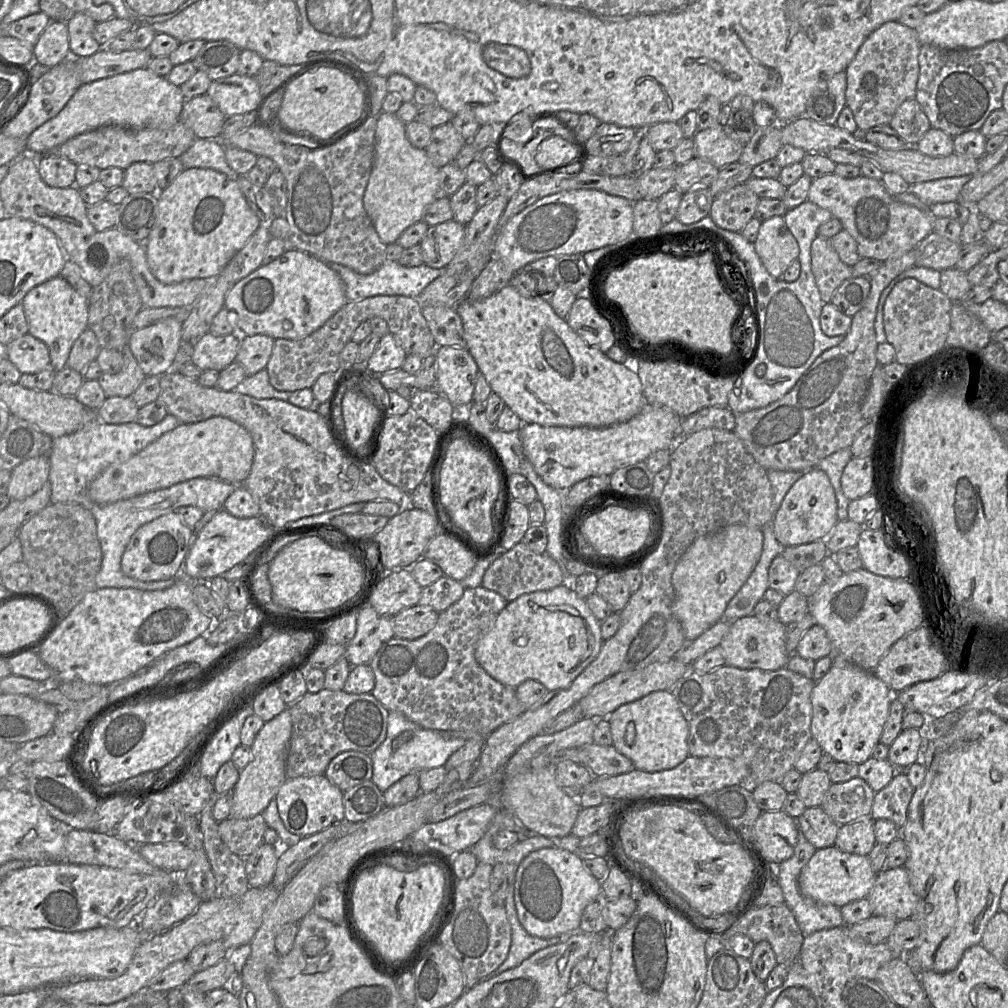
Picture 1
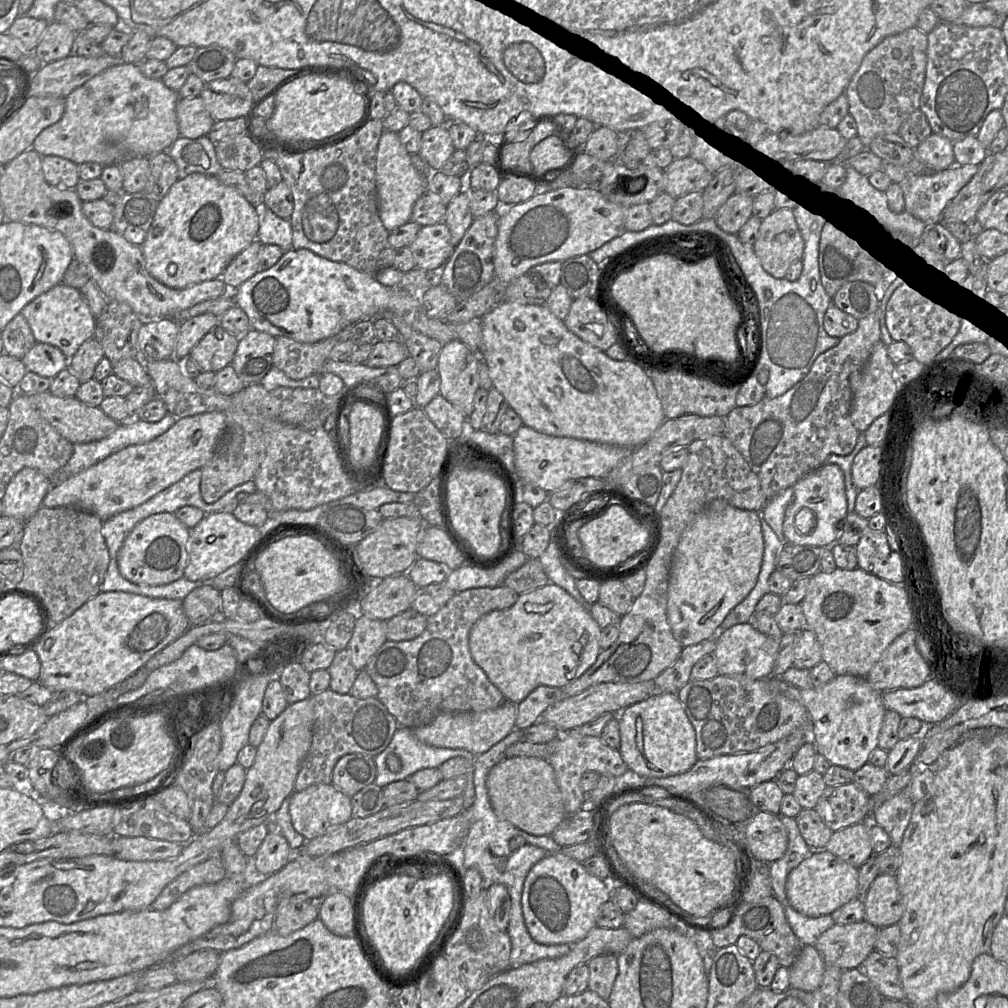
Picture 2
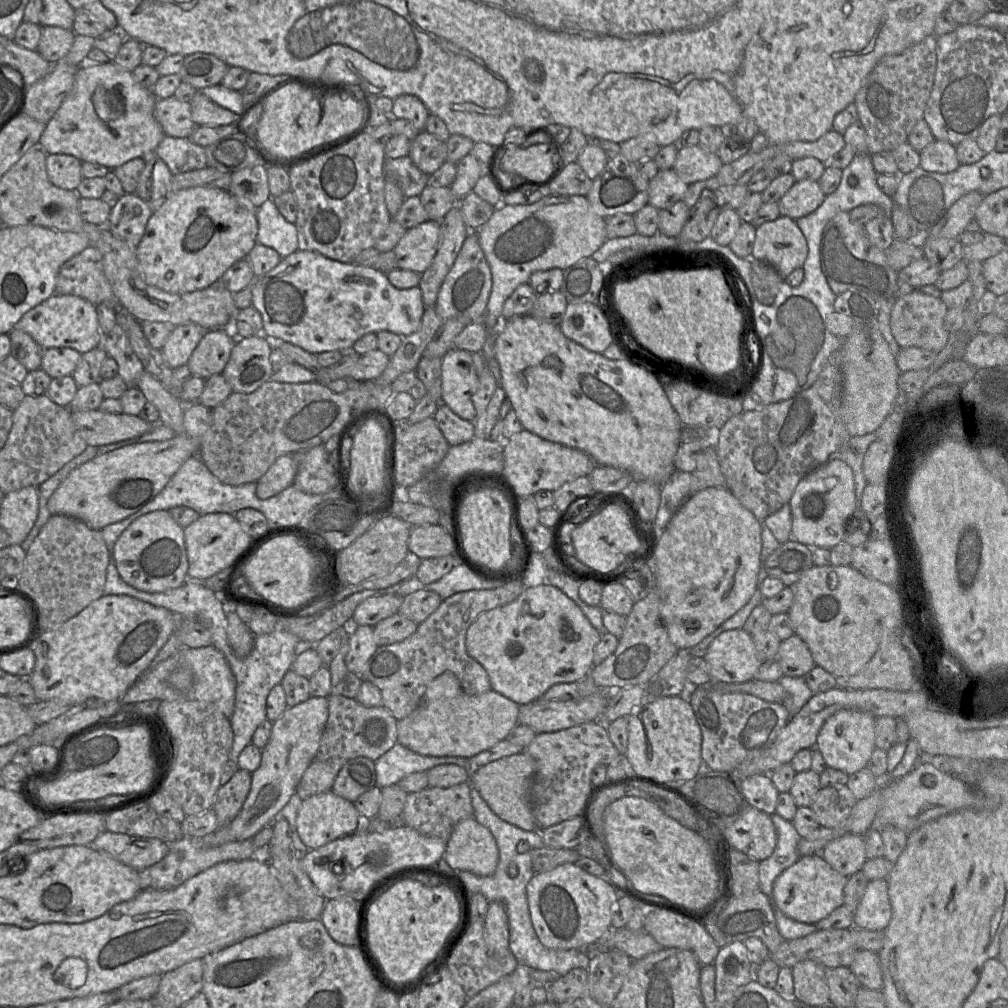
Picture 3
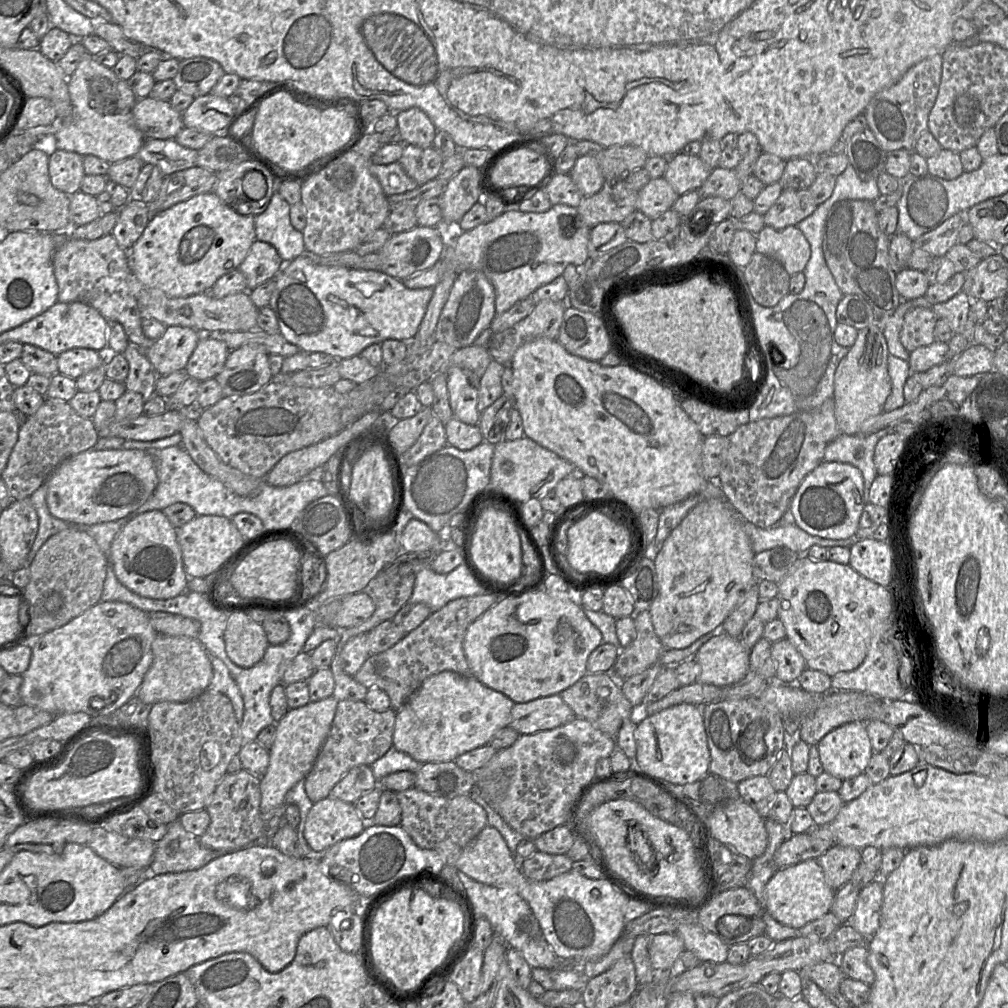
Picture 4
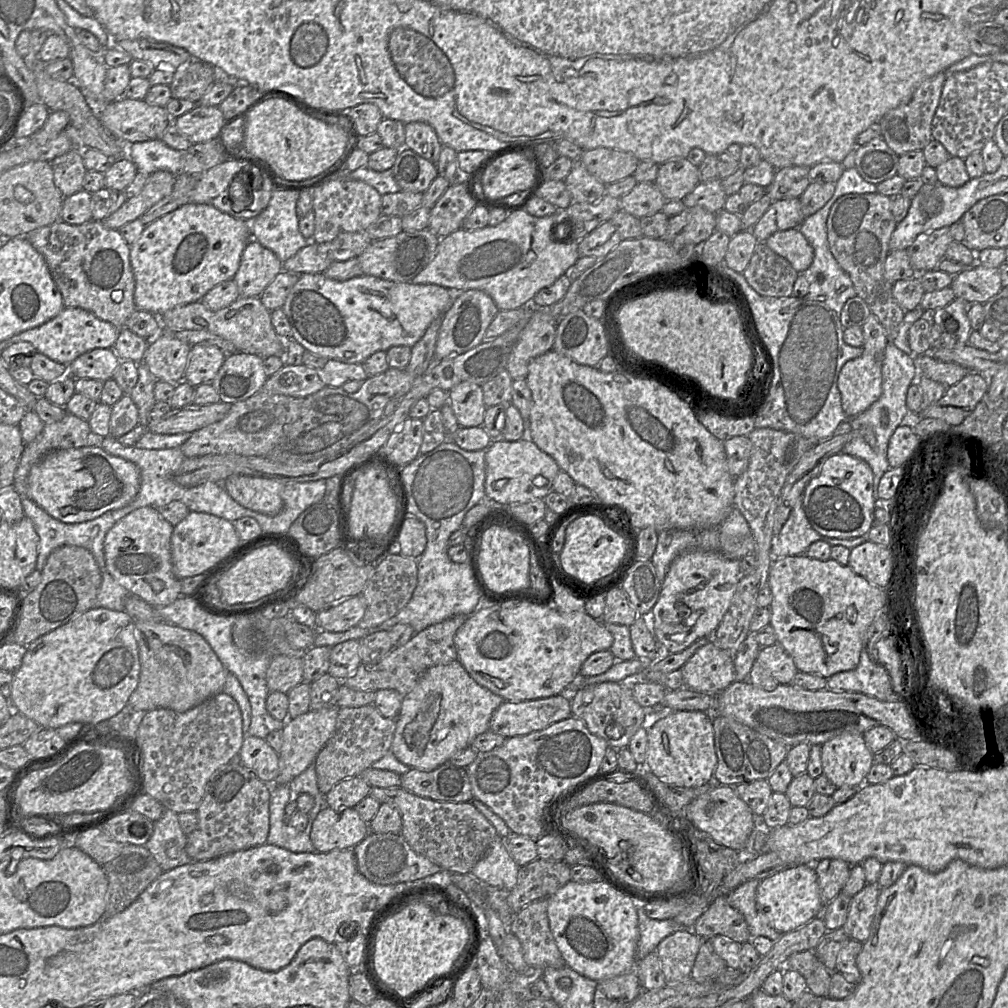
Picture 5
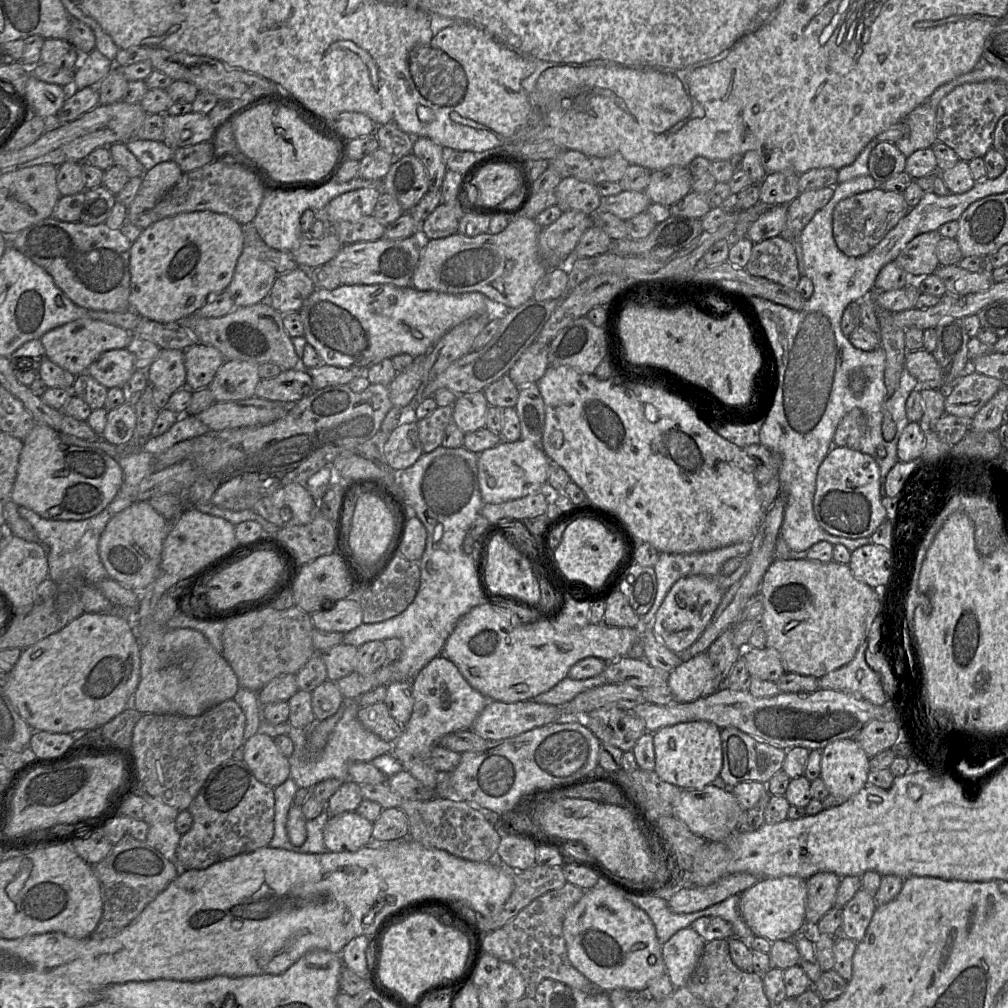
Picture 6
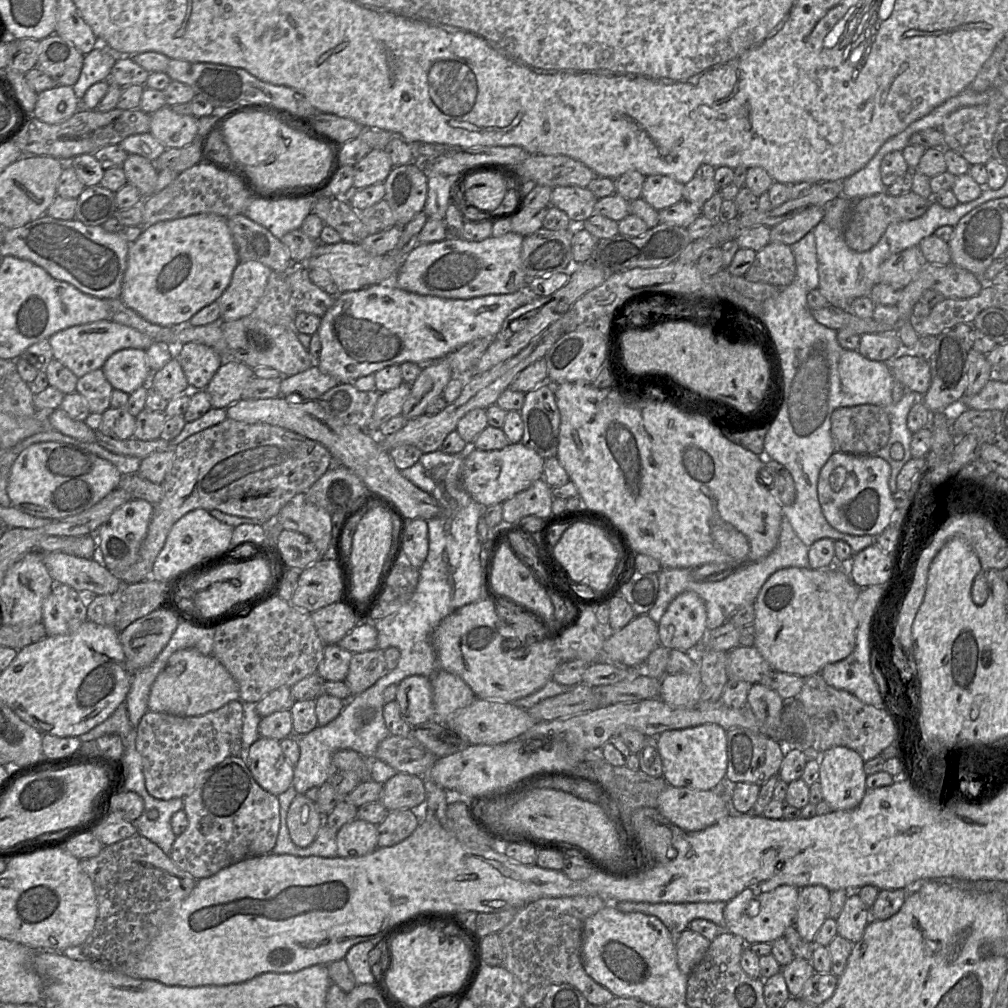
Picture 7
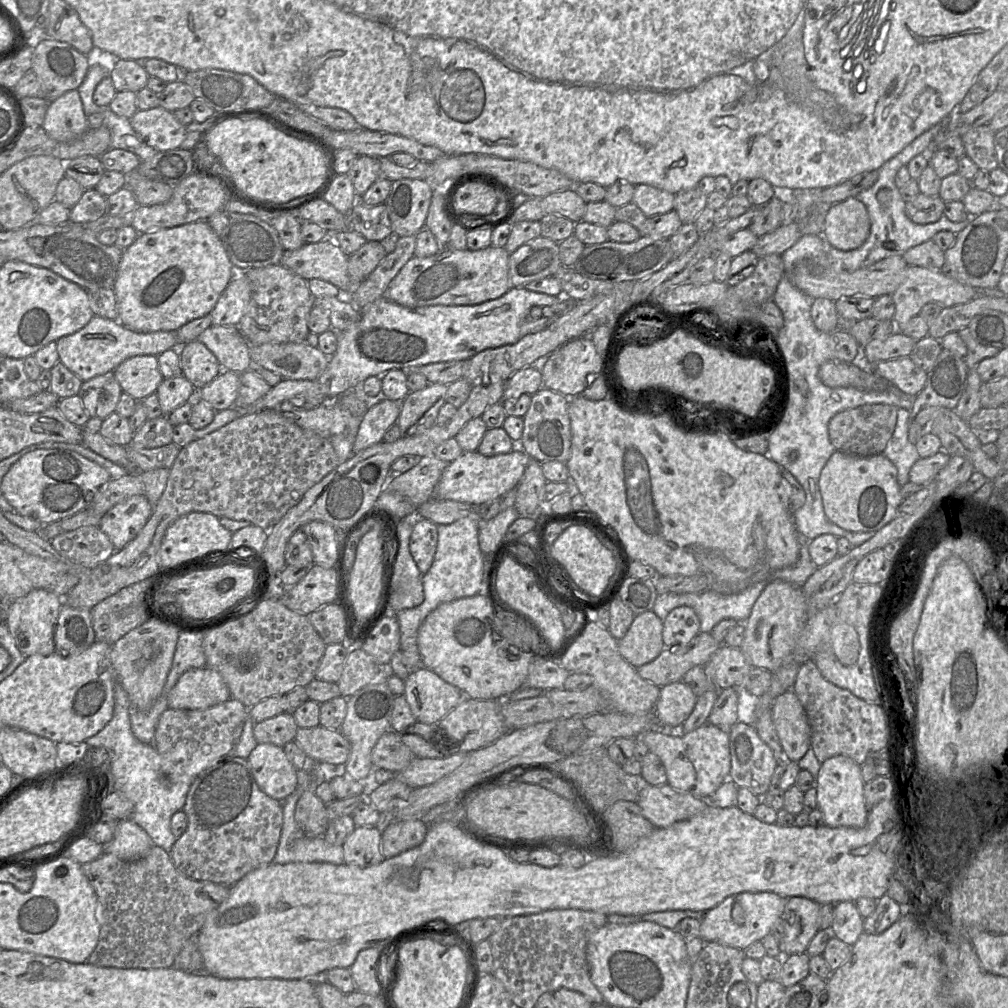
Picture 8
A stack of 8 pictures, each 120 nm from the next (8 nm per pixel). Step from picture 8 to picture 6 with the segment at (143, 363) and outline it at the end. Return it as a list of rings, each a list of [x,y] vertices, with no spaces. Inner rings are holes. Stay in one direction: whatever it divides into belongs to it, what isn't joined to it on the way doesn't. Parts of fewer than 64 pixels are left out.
[[[127,349],[105,351],[87,369],[87,373],[103,386],[122,387],[135,371],[134,355]]]

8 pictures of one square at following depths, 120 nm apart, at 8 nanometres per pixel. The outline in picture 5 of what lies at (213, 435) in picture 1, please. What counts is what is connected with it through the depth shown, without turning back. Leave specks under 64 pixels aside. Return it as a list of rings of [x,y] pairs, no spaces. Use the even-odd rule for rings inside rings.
[[[86,446],[56,450],[43,457],[30,470],[26,496],[53,518],[75,524],[126,506],[139,487],[140,470],[133,462],[109,454],[102,446]]]

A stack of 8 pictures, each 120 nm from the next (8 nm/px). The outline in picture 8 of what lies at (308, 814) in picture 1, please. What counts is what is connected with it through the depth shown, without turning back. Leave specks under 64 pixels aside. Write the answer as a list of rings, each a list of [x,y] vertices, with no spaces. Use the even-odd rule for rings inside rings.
[[[357,826],[342,848],[344,861],[350,865],[368,867],[385,859],[381,853],[381,830],[377,826]]]

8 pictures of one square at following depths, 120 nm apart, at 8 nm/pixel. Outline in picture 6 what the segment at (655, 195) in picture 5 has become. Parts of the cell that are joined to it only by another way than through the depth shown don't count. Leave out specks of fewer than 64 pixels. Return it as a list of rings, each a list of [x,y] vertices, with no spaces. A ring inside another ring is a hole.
[[[622,191],[609,197],[602,197],[600,211],[610,212],[626,221],[646,212],[651,204],[644,191]]]

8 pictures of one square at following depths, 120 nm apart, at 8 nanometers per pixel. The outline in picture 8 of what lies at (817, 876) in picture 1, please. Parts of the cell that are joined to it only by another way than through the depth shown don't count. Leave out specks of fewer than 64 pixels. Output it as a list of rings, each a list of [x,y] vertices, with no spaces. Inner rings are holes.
[[[742,892],[725,898],[714,908],[706,911],[701,919],[700,937],[705,942],[746,949],[771,933],[774,925],[782,920],[786,900],[773,892]]]

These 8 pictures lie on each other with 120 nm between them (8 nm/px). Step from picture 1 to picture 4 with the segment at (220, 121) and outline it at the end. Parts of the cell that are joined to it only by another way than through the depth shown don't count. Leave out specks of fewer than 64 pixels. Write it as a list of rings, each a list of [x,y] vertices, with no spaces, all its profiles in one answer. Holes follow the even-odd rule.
[[[150,96],[137,99],[132,114],[135,125],[146,139],[174,139],[184,127],[182,113],[176,111],[169,101],[155,99]]]

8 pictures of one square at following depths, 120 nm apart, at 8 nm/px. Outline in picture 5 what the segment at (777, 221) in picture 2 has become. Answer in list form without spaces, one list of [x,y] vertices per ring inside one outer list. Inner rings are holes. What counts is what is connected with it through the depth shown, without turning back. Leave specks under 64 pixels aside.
[[[798,228],[778,231],[767,238],[765,243],[785,258],[798,273],[803,273],[813,262],[814,250]]]

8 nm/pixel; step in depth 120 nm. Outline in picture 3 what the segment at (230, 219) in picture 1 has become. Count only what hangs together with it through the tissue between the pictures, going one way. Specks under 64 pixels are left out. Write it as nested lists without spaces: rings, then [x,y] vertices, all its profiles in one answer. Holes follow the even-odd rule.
[[[197,186],[169,193],[154,207],[144,235],[135,247],[146,283],[169,293],[187,293],[219,283],[224,272],[246,258],[257,243],[256,210],[238,201],[229,191],[218,188]]]

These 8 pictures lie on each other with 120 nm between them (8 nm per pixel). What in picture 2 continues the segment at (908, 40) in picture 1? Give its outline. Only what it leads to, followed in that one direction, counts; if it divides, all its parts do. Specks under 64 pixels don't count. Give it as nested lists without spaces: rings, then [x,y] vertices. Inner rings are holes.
[[[917,27],[887,36],[864,56],[849,80],[845,89],[849,101],[849,114],[855,119],[857,136],[865,149],[869,148],[871,141],[878,135],[898,133],[903,121],[920,108],[920,98],[926,77],[927,48],[928,37]]]

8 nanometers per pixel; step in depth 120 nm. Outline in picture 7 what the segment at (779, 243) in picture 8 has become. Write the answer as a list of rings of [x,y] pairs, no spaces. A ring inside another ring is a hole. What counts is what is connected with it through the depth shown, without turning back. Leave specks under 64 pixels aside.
[[[812,206],[771,227],[770,242],[792,245],[823,220],[825,207]]]

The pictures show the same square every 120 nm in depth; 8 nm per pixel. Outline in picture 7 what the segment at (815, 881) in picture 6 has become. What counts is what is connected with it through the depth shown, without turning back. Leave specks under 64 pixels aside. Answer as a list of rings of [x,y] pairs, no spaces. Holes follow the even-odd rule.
[[[822,885],[805,886],[799,890],[794,927],[800,937],[813,943],[828,918],[831,892]]]

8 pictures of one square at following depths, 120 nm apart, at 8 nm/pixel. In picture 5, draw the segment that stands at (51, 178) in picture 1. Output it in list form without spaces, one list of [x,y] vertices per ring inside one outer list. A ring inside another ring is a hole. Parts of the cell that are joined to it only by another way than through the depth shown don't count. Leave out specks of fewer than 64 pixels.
[[[74,148],[57,156],[51,162],[54,184],[64,197],[71,196],[83,189],[86,168],[82,158],[83,148]]]

